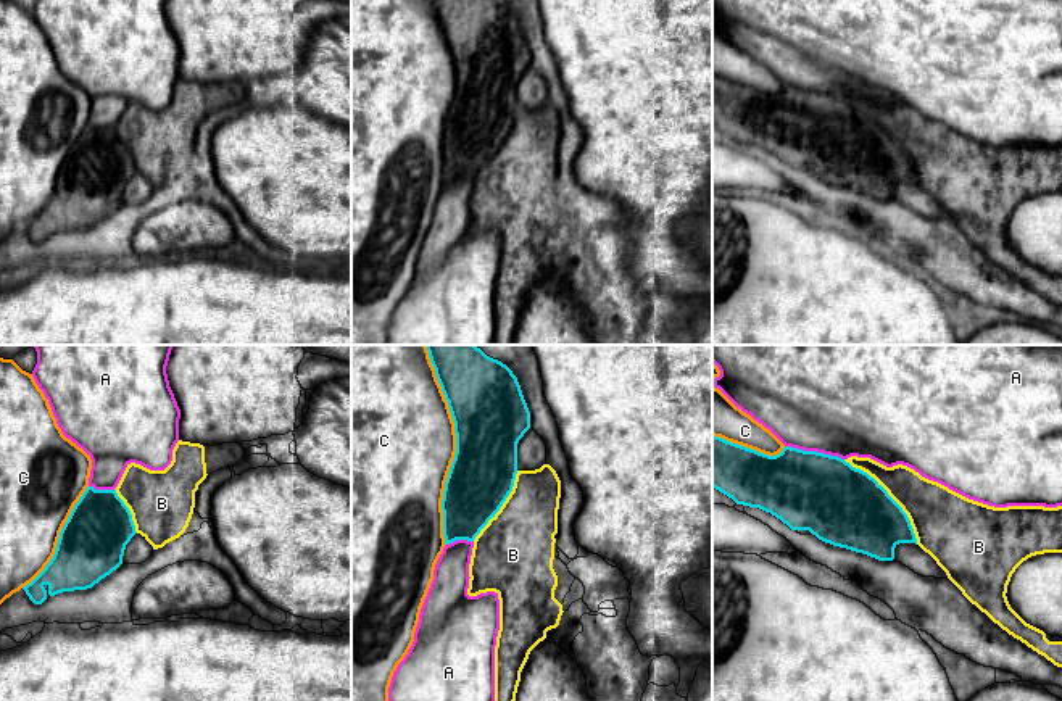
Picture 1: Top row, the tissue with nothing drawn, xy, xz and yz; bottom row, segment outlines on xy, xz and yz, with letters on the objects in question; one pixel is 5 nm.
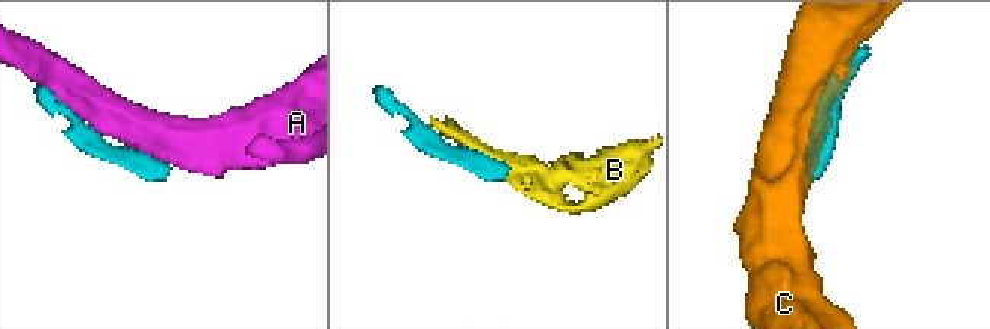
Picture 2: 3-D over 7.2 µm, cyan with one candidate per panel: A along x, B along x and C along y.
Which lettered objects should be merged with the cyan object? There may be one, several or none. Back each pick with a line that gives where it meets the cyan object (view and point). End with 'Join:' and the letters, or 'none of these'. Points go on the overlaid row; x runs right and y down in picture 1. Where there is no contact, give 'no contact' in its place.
Join: none of these

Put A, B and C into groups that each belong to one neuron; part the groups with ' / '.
A / B / C

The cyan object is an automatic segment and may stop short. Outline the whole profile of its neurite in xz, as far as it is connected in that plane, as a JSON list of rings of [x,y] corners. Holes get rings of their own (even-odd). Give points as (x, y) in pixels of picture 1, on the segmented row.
[[[425,345],[454,422],[456,453],[442,500],[445,545],[474,541],[512,492],[517,443],[530,429],[530,411],[512,371],[475,345]]]

